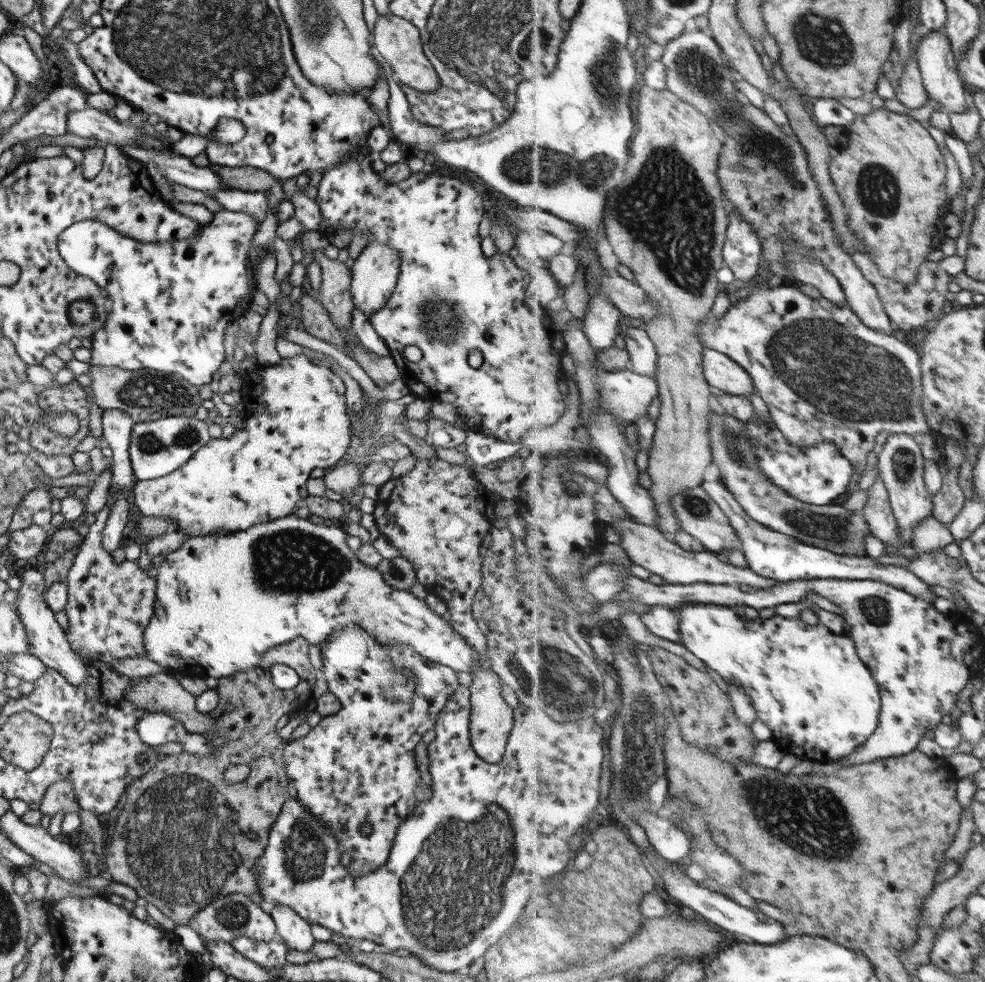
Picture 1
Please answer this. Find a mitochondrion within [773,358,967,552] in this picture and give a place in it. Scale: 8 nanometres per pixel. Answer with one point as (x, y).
(839, 529)

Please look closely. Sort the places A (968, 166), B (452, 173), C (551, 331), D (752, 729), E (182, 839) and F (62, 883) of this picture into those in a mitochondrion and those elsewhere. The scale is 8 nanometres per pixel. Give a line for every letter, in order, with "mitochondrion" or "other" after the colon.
A: other
B: other
C: other
D: other
E: mitochondrion
F: other

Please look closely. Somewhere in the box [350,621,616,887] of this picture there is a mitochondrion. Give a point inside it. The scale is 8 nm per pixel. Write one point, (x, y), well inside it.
(549, 667)

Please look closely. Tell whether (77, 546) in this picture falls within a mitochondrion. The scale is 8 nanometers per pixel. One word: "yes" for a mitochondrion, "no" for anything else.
no

